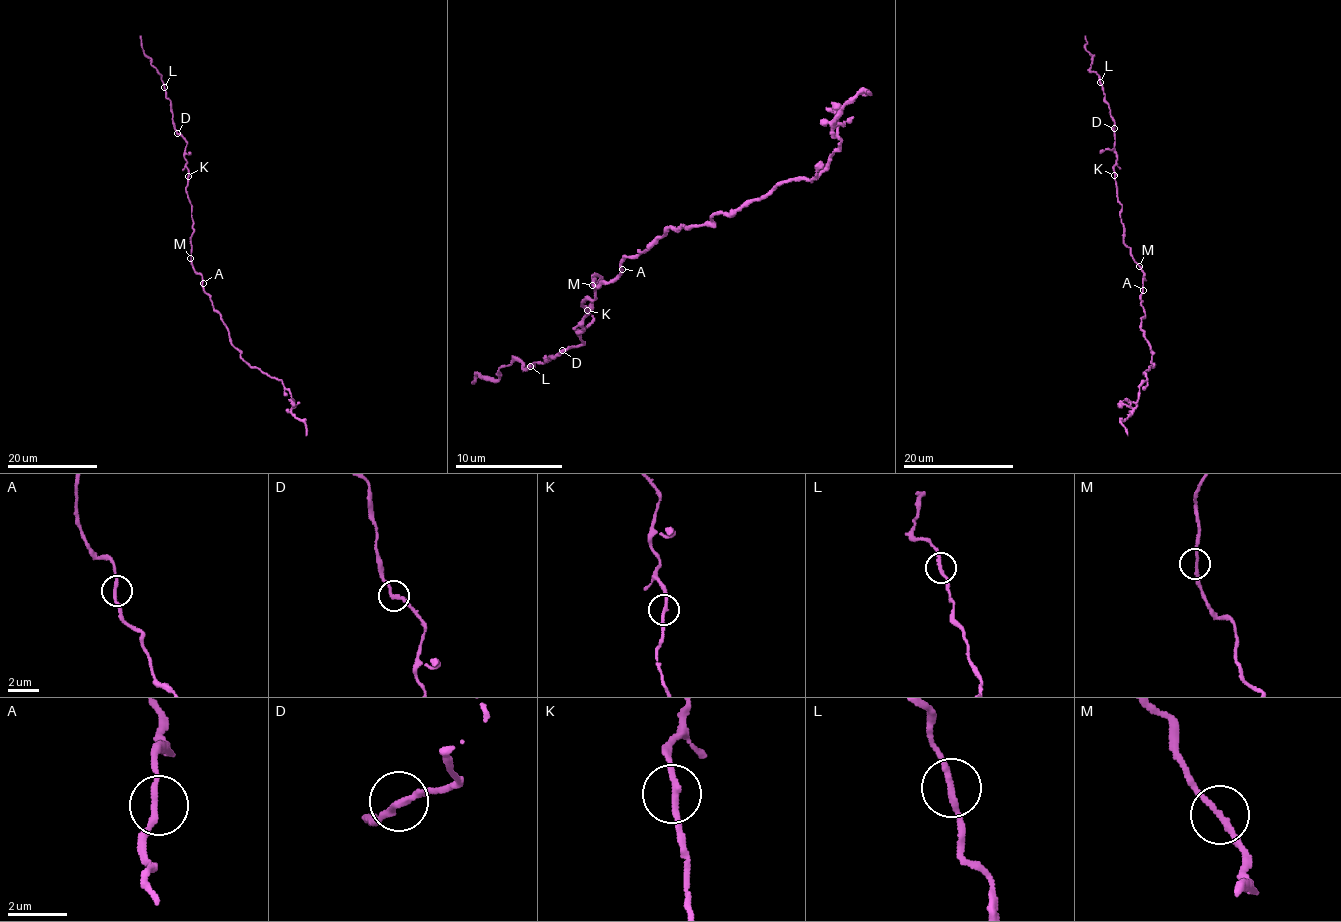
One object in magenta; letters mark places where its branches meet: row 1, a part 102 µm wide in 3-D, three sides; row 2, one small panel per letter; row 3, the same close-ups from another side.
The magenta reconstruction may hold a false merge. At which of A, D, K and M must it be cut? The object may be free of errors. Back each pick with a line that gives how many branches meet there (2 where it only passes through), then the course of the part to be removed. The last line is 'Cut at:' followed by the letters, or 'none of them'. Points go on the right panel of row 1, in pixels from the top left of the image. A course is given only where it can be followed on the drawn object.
Cut at: none of them

